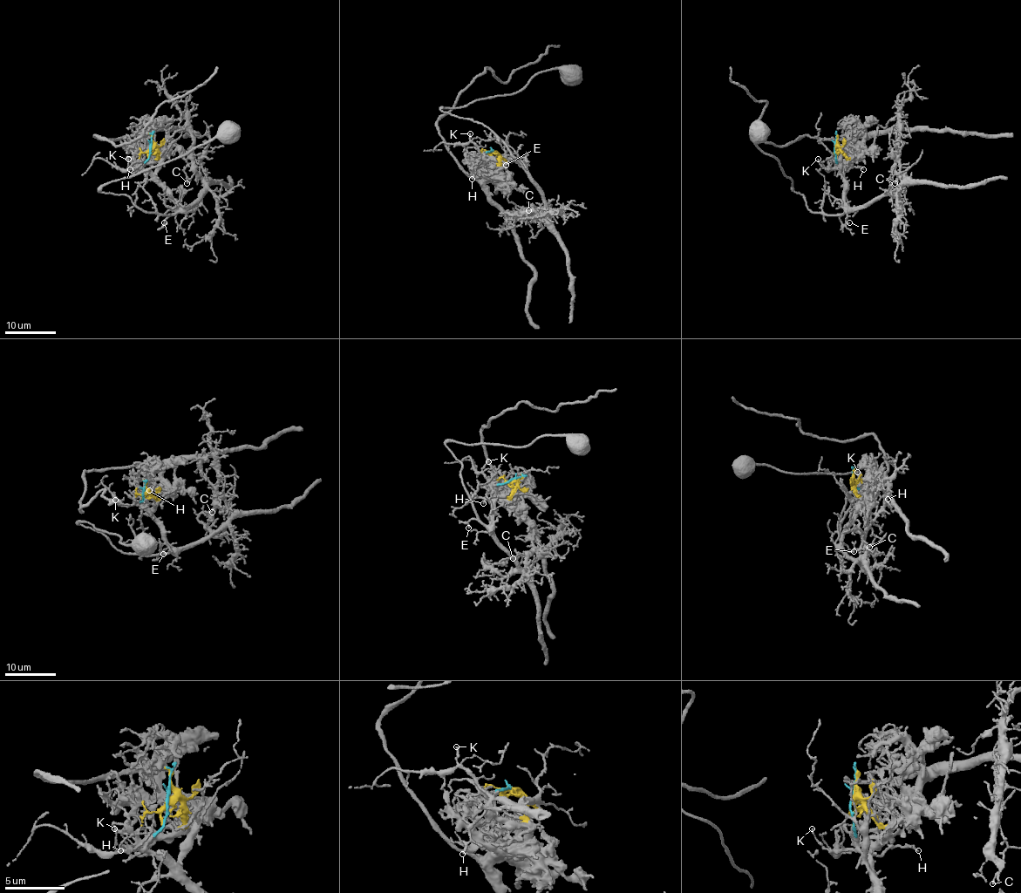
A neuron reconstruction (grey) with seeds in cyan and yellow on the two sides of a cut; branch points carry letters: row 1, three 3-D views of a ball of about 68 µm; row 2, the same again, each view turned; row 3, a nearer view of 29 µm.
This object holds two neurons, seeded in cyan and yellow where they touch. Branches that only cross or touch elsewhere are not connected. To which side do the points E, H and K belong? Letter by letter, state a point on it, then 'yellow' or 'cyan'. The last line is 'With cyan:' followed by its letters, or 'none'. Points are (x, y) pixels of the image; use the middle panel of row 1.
E: place (506, 165); cyan
H: place (472, 179); cyan
K: place (470, 133); cyan
With cyan: E, H, K

